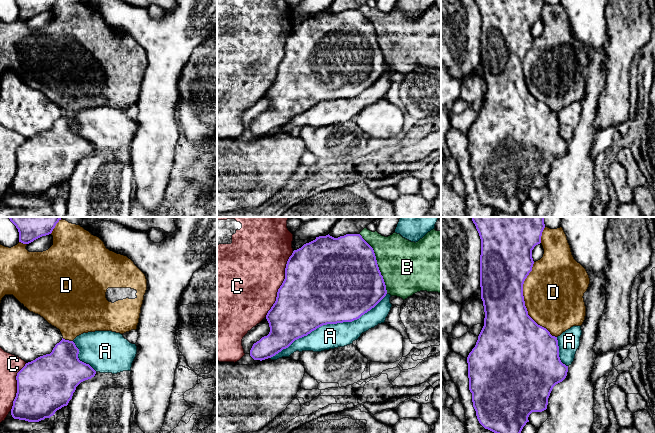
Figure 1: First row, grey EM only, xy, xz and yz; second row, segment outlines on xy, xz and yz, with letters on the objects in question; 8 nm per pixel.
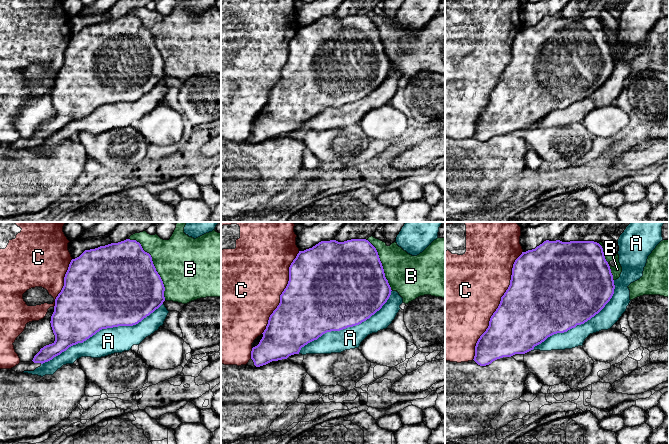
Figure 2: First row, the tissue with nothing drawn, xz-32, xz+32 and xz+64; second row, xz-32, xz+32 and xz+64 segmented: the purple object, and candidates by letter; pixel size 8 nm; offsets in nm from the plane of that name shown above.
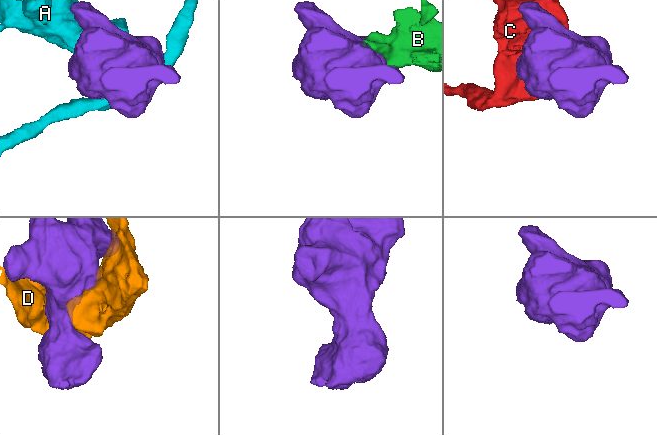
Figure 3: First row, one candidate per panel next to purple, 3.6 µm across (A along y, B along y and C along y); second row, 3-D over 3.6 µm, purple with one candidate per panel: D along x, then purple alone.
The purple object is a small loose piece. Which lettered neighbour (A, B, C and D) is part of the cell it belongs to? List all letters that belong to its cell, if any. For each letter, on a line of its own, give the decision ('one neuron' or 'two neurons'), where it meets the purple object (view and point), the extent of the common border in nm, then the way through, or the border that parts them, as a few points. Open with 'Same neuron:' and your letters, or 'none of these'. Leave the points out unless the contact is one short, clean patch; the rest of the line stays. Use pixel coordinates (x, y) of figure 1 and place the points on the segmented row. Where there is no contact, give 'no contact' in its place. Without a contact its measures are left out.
Same neuron: A
A: one neuron; meets purple in xz at (328, 323); contact 1050 nm long
B: two neurons; meets purple in xz at (376, 263); contact 550 nm long
C: two neurons; meets purple in xz at (282, 284); contact 550 nm long
D: two neurons; meets purple in yz at (524, 302); contact 650 nm long

